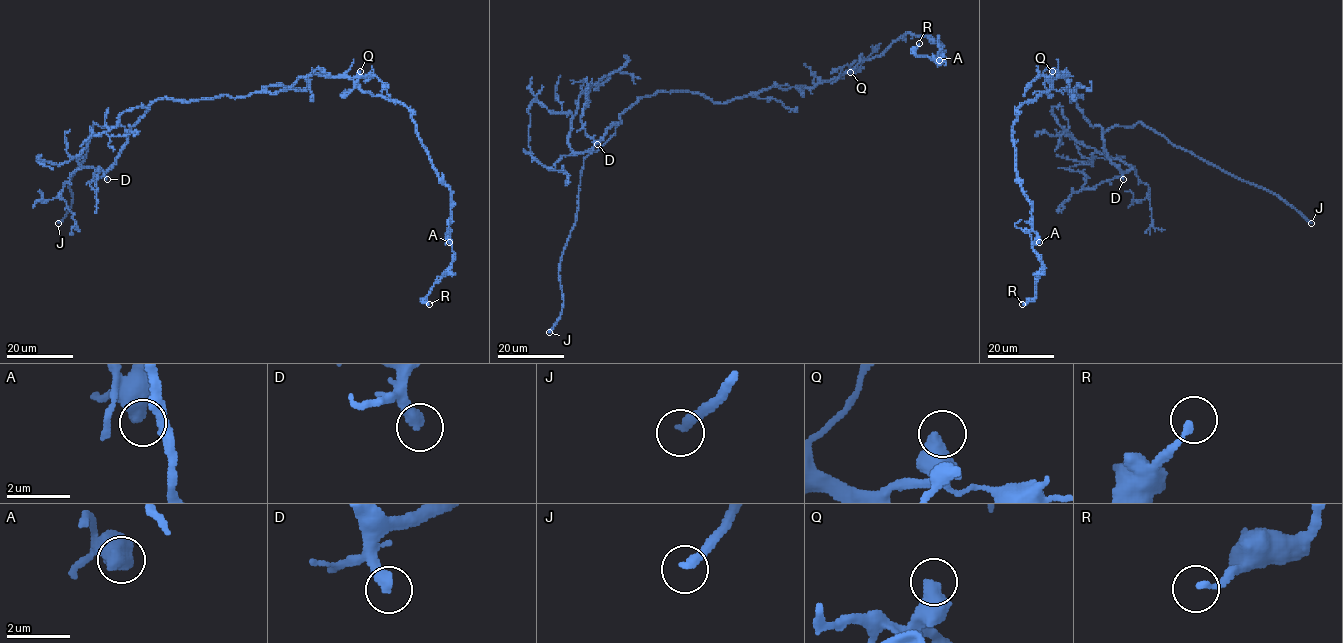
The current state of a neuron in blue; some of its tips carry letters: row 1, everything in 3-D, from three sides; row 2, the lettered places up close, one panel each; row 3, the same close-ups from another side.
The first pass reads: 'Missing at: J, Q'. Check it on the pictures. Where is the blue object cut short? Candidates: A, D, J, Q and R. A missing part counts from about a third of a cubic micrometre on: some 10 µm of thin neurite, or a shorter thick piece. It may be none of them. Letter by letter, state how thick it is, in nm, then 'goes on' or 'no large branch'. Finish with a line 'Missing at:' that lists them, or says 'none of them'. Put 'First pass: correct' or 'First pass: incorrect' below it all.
A: 600 nm thick; no large branch
D: 360 nm thick; goes on
J: 280 nm thick; goes on
Q: 550 nm thick; no large branch
R: 180 nm thick; no large branch
Missing at: D, J
First pass: incorrect

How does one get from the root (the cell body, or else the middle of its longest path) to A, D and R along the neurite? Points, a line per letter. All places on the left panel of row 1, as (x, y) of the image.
A: (253, 93), (279, 92), (300, 77), (325, 74), (350, 76), (364, 91), (401, 102), (450, 190), (449, 242)
D: (253, 93), (188, 101), (155, 100), (129, 126), (128, 142), (105, 174), (107, 179)
R: (253, 93), (288, 90), (315, 74), (350, 76), (409, 110), (451, 192), (453, 261), (429, 304)

